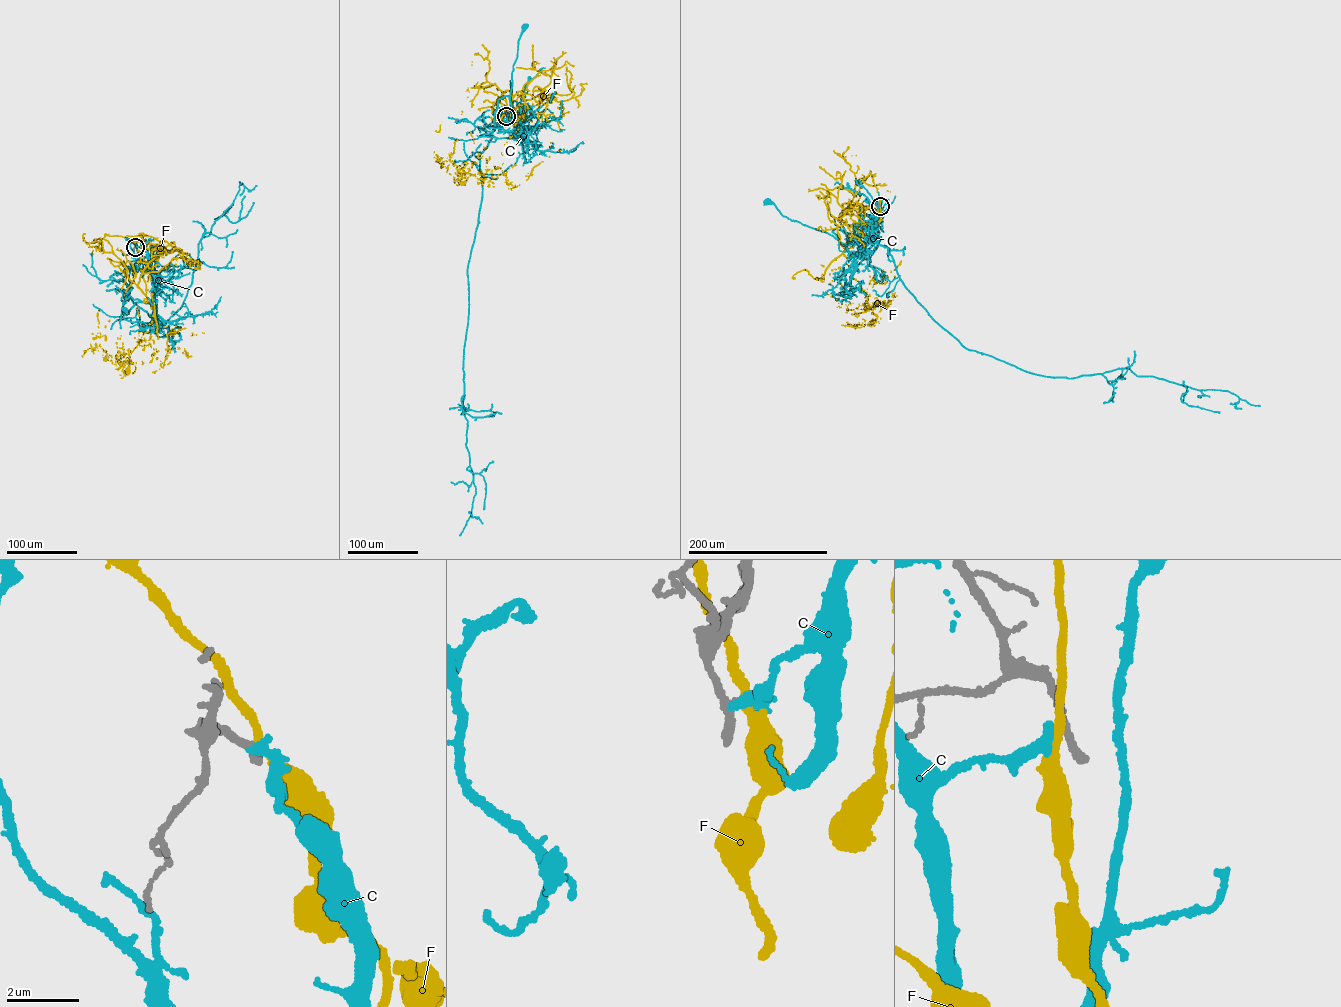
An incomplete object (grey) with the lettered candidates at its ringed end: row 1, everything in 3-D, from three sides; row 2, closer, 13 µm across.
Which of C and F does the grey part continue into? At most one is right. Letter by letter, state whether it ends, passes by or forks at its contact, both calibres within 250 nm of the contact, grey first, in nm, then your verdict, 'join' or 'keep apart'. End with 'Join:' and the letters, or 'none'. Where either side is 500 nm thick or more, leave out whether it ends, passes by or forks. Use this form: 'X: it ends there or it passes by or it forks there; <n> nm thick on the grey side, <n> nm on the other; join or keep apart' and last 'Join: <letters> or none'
C: it ends there; 320 nm thick on the grey side, 280 nm on the other; keep apart
F: it passes by; 200 nm thick on the grey side, 240 nm on the other; keep apart
Join: none

